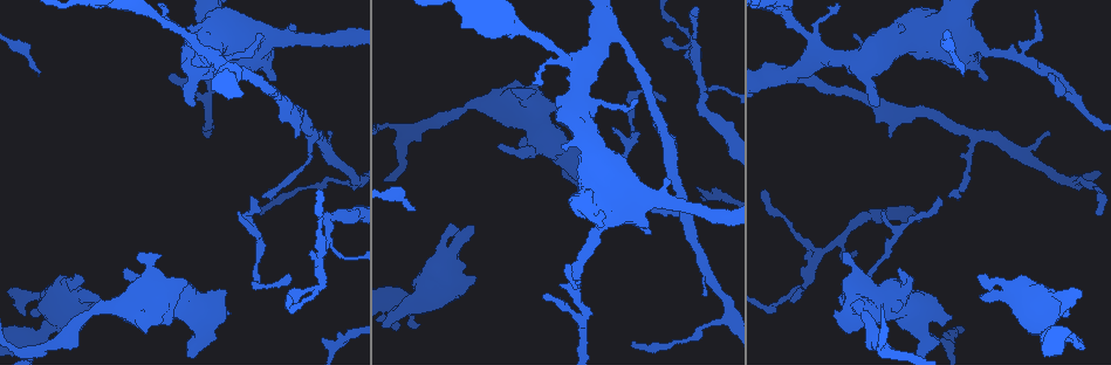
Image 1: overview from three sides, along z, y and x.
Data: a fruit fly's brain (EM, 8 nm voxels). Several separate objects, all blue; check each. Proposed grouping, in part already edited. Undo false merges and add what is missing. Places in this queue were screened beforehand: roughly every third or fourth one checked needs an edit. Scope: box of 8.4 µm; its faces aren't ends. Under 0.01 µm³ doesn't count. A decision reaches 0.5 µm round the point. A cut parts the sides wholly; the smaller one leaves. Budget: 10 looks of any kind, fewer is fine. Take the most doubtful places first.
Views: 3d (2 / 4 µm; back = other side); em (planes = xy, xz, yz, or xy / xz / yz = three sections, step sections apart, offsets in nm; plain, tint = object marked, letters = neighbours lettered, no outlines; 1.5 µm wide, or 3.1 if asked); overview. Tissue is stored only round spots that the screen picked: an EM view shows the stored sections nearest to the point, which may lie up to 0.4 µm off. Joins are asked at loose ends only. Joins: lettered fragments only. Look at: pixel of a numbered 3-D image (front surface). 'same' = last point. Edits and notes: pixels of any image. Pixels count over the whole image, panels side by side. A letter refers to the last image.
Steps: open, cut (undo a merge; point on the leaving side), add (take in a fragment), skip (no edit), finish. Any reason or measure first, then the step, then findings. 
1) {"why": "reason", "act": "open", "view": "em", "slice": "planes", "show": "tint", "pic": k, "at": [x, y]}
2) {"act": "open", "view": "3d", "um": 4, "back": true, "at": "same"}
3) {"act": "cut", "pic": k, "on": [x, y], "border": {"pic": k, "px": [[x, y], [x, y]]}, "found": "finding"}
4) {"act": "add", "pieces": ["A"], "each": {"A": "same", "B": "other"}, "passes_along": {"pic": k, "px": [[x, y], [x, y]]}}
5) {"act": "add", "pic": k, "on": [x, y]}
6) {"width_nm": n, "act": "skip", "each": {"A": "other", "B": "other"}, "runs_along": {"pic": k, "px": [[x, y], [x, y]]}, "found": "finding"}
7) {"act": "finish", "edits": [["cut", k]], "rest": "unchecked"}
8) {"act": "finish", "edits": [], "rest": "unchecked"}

{"why": "branch point", "act": "open", "view": "em", "slice": "planes", "show": "tint", "pic": 1, "at": [321, 254]}

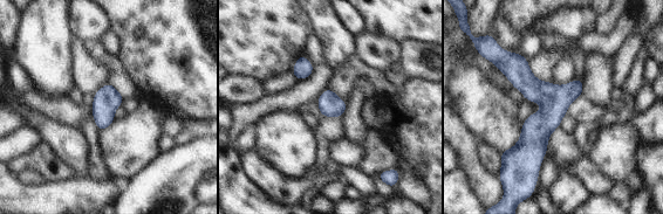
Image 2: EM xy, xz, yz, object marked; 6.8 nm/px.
{"act": "open", "view": "em", "slice": "planes", "show": "letters", "at": "same"}

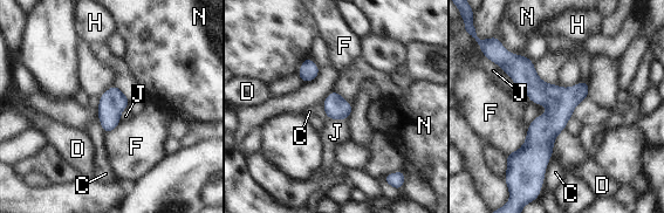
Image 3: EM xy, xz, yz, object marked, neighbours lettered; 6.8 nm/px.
{"act": "skip", "each": {"C": "other", "D": "other", "F": "other", "H": "other", "J": "other", "N": "other"}, "border": {"pic": 3, "px": [[493, 61], [520, 90]]}, "found": "one neuron here"}

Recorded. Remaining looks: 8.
{"act": "open", "view": "em", "slice": "planes", "show": "tint", "pic": 1, "at": [321, 339]}

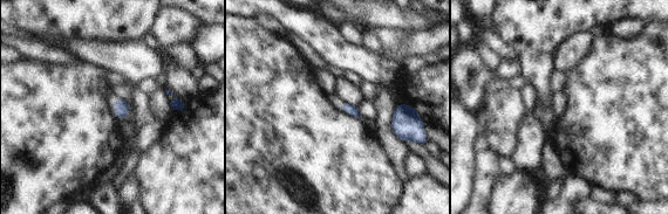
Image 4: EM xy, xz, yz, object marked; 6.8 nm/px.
{"why": "see the neighbours", "act": "open", "view": "em", "slice": "planes", "show": "letters", "at": "same"}

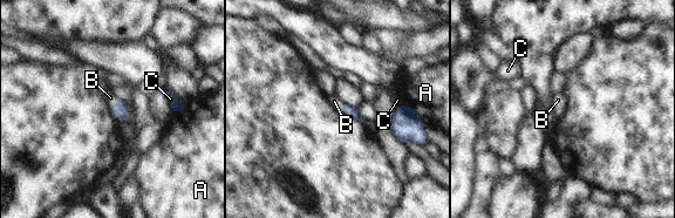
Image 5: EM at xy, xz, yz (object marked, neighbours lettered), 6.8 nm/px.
{"act": "add", "pieces": ["B"], "each": {"A": "other", "B": "same", "C": "other"}, "passes_along": {"pic": 5, "px": [[121, 108], [113, 106], [110, 97]]}, "found": "it goes on there"}

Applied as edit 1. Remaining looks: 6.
{"why": "tapers out", "act": "open", "view": "em", "slice": "planes", "show": "letters", "pic": 1, "at": [962, 70]}

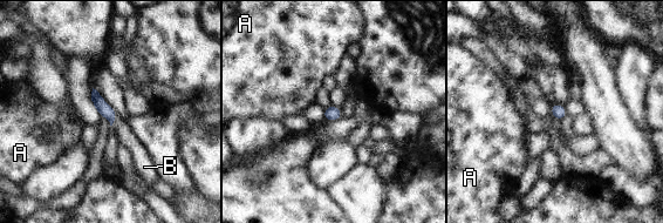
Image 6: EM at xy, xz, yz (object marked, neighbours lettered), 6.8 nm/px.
{"width_nm": 90, "act": "add", "pieces": ["B"], "each": {"A": "other", "B": "same"}, "passes_along": {"pic": 6, "px": [[102, 107], [114, 120], [125, 136]]}, "found": "it goes on there"}

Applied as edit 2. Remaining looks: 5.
{"why": "branch stops here", "act": "open", "view": "em", "slice": "planes", "show": "letters", "pic": 1, "at": [901, 28]}

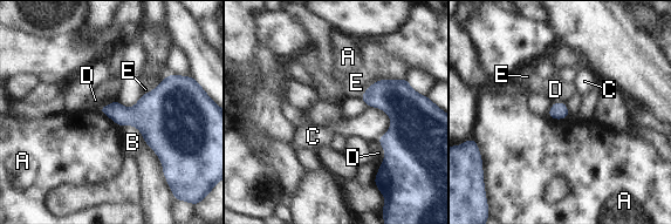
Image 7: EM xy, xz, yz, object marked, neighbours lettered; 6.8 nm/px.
{"longest_contact_nm": ["E", 360], "act": "skip", "each": {"A": "other", "B": "other", "C": "other", "D": "other", "E": "other"}, "found": "none of them fits"}

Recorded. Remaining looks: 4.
{"act": "finish", "edits": [["add", 5], ["add", 6]], "rest": "unchecked"}

